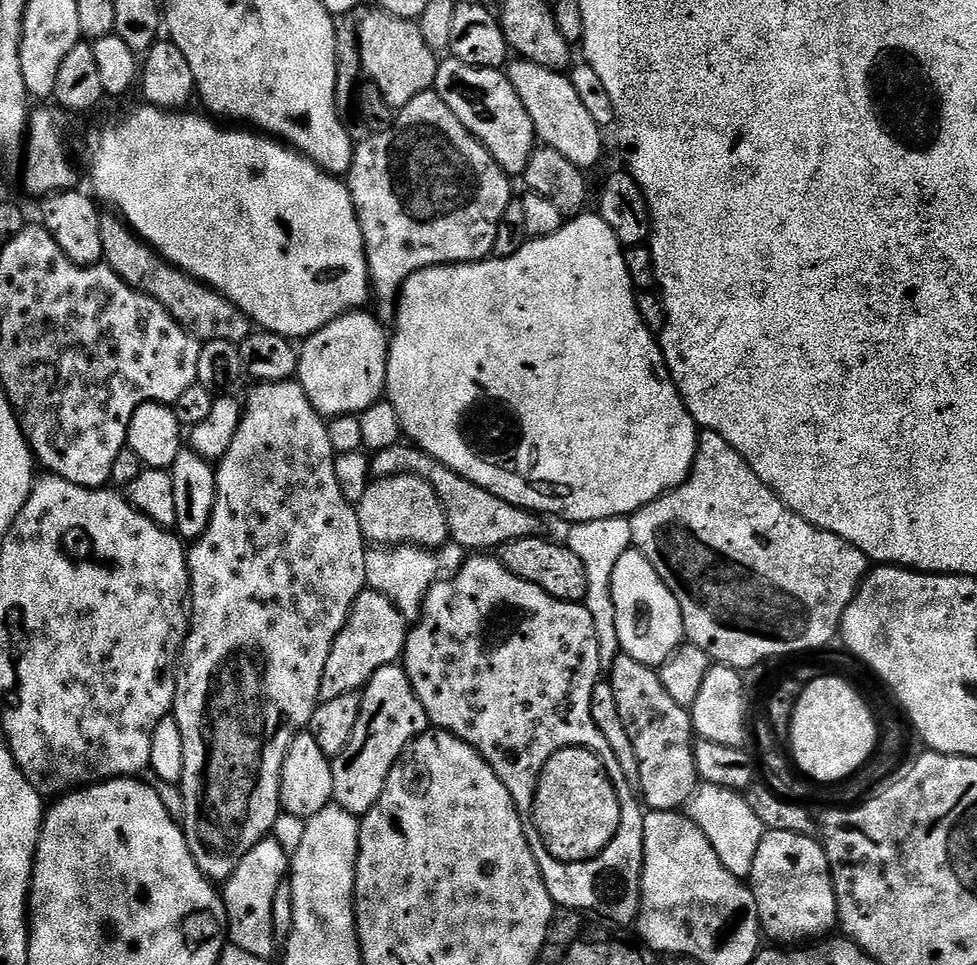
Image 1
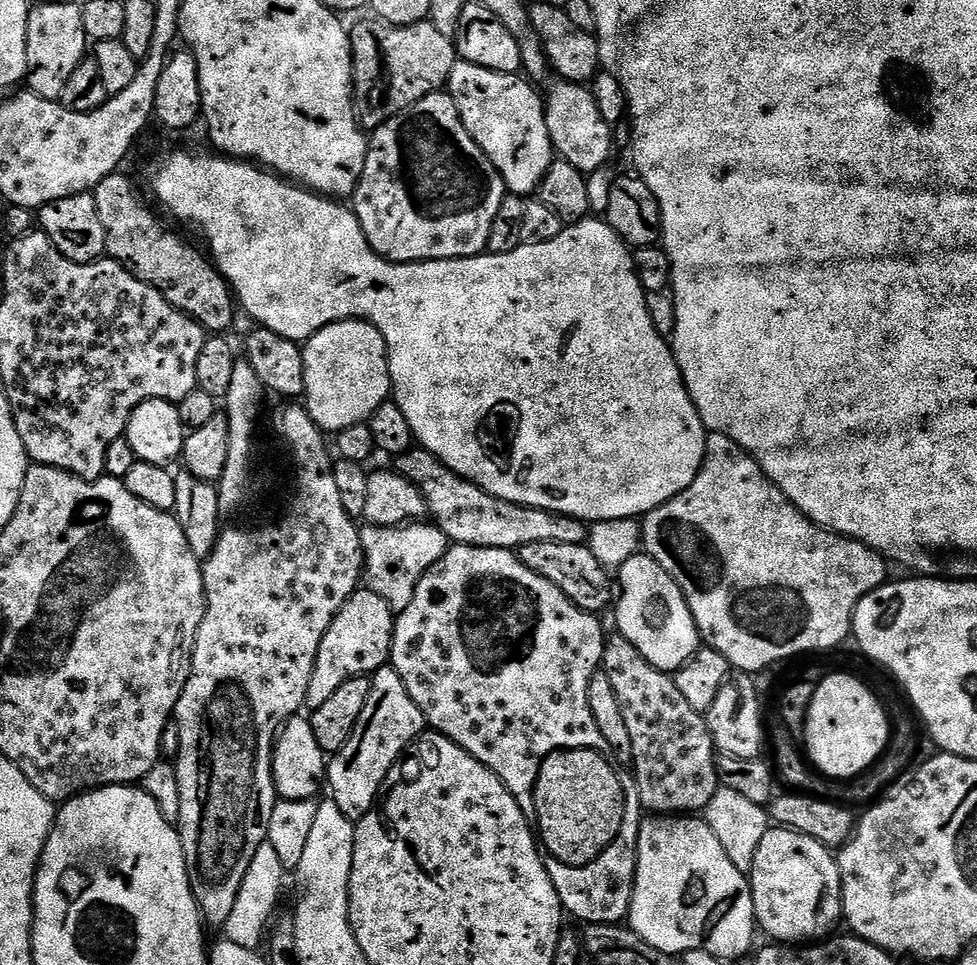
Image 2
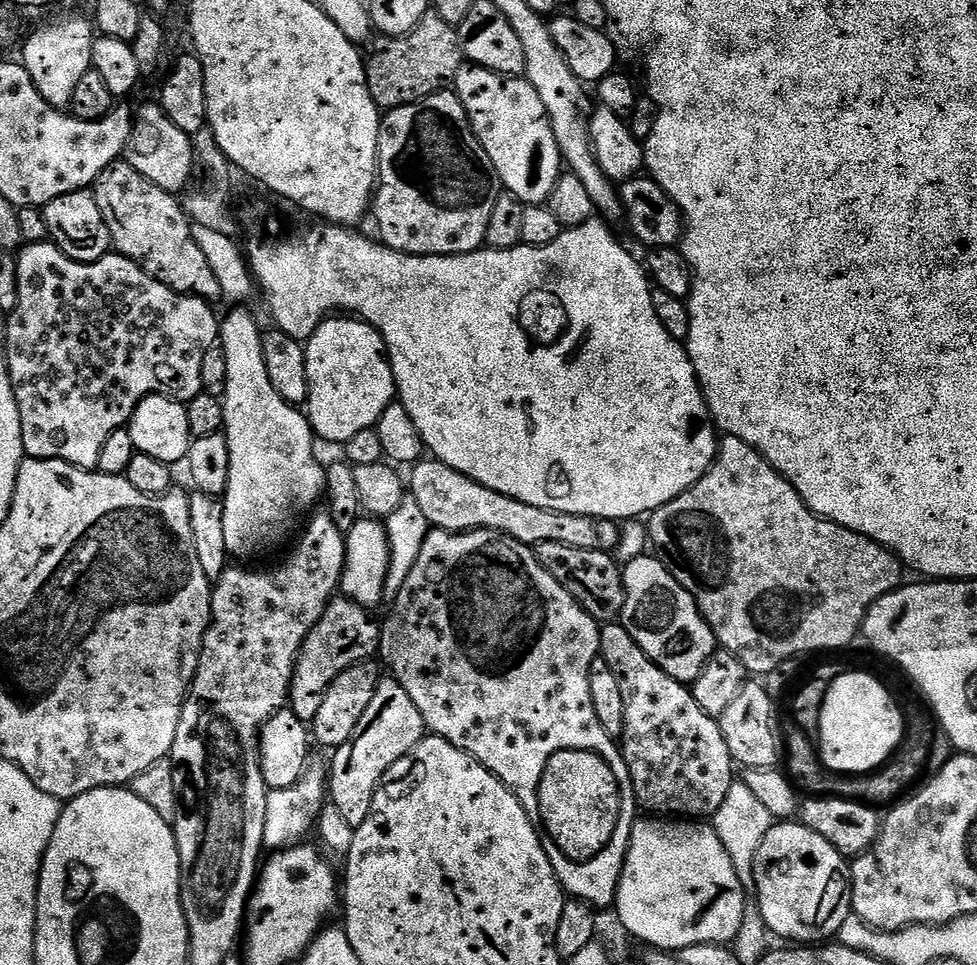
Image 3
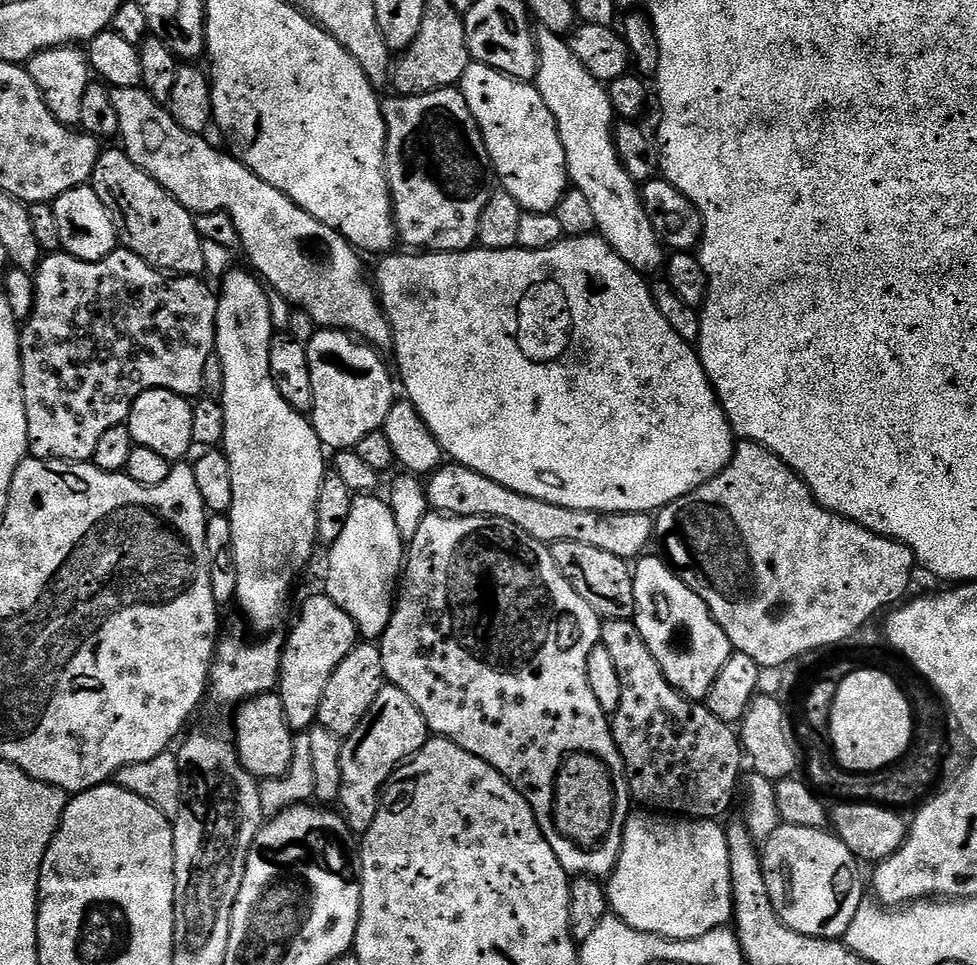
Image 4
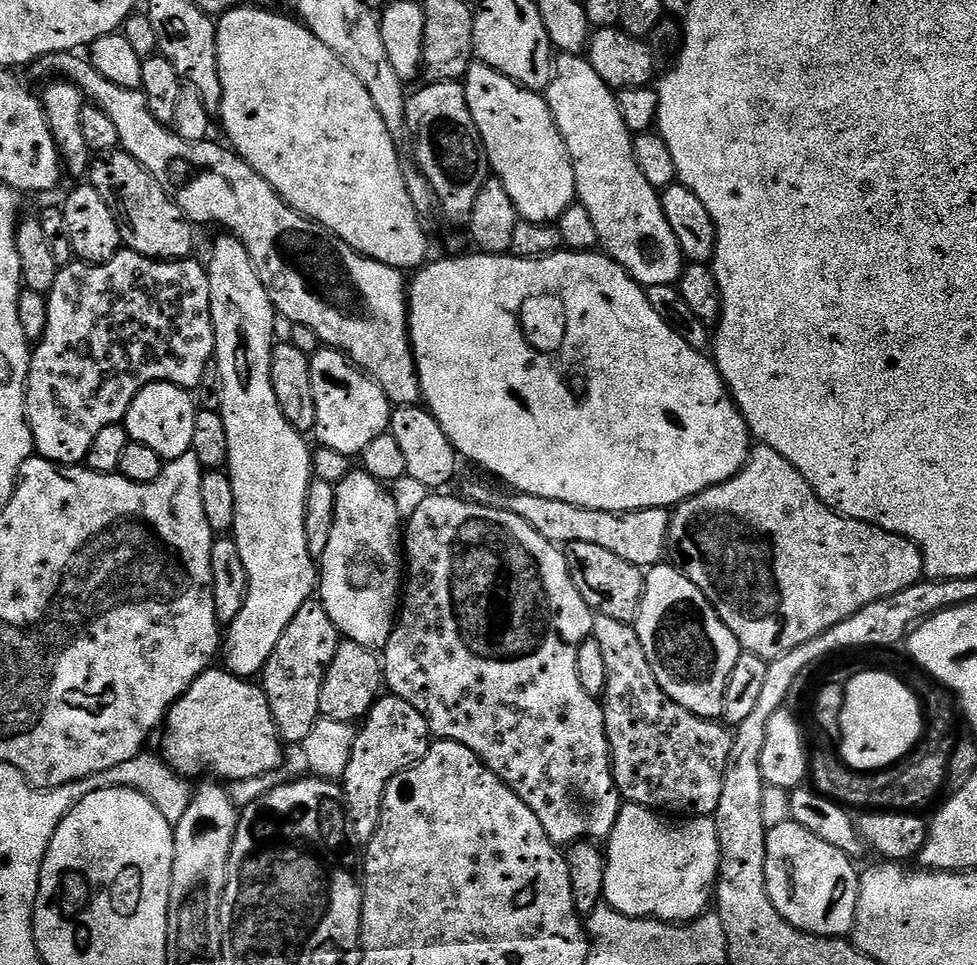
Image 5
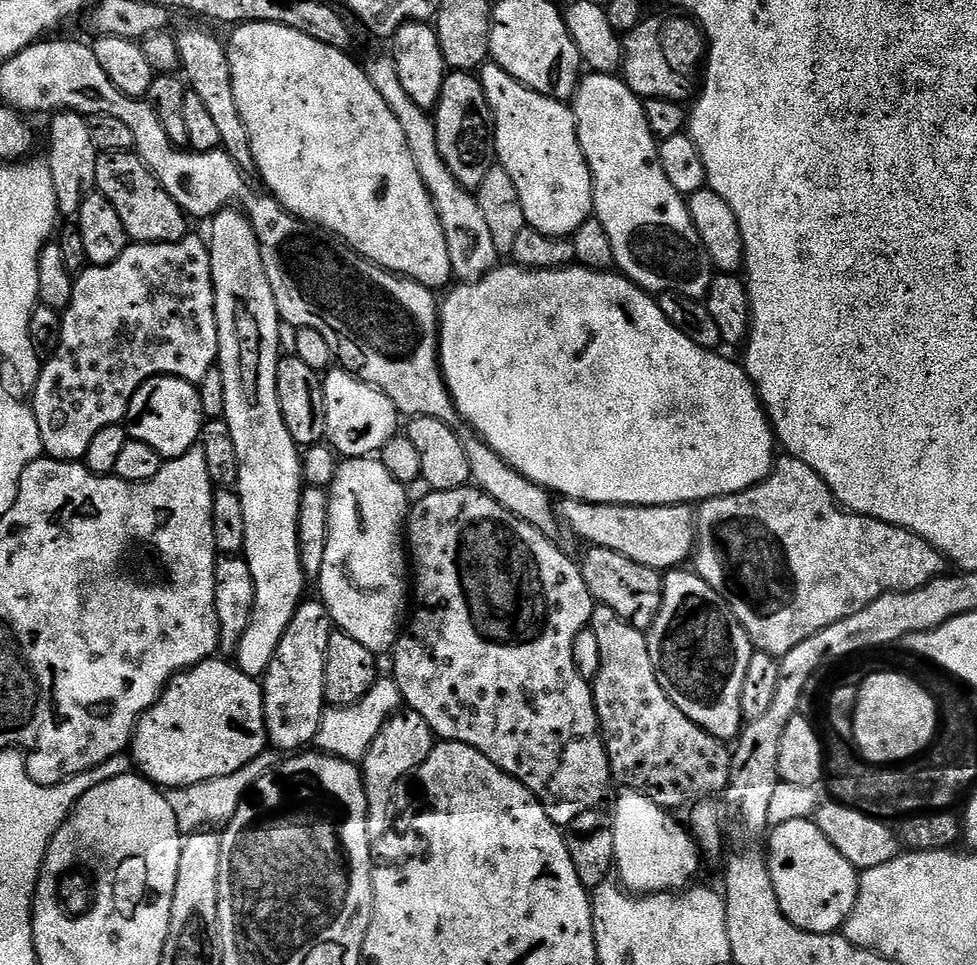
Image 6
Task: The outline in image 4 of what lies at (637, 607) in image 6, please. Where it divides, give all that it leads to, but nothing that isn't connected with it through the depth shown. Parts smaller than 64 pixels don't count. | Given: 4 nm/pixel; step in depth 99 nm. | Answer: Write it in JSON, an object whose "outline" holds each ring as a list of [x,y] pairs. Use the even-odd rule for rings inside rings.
{"outline":[[[558,542],[551,545],[554,566],[562,570],[562,578],[582,594],[582,598],[604,620],[632,620],[636,614],[634,598],[633,569],[629,561],[610,554],[607,550],[597,550],[582,542]]]}

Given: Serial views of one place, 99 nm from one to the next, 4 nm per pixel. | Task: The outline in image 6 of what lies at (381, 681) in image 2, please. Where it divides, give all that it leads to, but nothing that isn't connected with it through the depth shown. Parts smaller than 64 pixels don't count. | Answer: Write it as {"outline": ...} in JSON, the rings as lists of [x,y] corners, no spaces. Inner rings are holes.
{"outline":[[[411,710],[397,712],[384,723],[382,730],[378,730],[378,736],[374,738],[366,758],[362,761],[369,833],[376,834],[389,827],[390,813],[394,808],[394,793],[398,785],[411,776],[418,766],[422,766],[422,762],[426,762],[433,747],[434,737],[426,718]]]}

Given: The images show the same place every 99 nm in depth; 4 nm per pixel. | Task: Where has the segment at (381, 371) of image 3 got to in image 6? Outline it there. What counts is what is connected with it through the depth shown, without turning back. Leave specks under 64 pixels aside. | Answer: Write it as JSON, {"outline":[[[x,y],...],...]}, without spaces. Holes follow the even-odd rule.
{"outline":[[[339,366],[333,367],[323,377],[322,383],[326,440],[341,457],[375,457],[380,449],[386,446],[386,442],[390,442],[390,438],[397,435],[399,428],[396,427],[399,426],[400,420],[402,424],[402,416],[396,411],[394,402],[386,398],[386,394]]]}

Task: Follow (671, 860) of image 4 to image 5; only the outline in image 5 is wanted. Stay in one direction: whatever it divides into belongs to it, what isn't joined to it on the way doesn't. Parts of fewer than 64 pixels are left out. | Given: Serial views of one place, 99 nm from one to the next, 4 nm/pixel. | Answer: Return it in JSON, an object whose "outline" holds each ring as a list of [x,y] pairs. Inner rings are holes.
{"outline":[[[625,803],[618,814],[618,822],[614,826],[610,839],[606,844],[605,866],[605,890],[603,899],[607,907],[618,910],[627,916],[639,916],[641,918],[651,918],[663,920],[666,924],[687,924],[697,920],[709,911],[714,900],[716,890],[716,876],[720,872],[720,843],[718,842],[718,830],[716,822],[710,816],[693,816],[691,818],[669,818],[667,815],[654,812],[651,808],[643,808],[637,804]]]}

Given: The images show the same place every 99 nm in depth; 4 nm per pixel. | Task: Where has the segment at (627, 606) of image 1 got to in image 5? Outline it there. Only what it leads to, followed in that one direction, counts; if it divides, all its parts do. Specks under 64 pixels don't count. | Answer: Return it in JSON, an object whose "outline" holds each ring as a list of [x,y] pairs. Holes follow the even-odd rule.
{"outline":[[[661,562],[647,569],[644,598],[634,627],[646,650],[650,670],[654,670],[654,678],[658,678],[658,686],[662,686],[662,690],[666,690],[666,694],[674,698],[678,706],[686,706],[686,710],[707,720],[719,721],[724,714],[728,683],[738,666],[742,649],[730,626],[722,622],[719,607],[708,599],[709,593],[690,582],[690,578],[679,567],[671,568],[668,562]]]}

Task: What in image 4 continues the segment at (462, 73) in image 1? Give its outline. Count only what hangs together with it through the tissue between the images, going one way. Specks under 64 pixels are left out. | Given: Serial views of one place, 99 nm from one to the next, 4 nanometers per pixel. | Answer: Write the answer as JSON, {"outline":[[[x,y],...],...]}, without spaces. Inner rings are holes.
{"outline":[[[472,62],[458,87],[466,98],[466,106],[470,106],[470,114],[474,114],[478,122],[499,187],[509,192],[525,212],[555,212],[558,202],[570,188],[566,154],[562,150],[554,114],[550,114],[535,83],[515,80],[490,66]]]}

